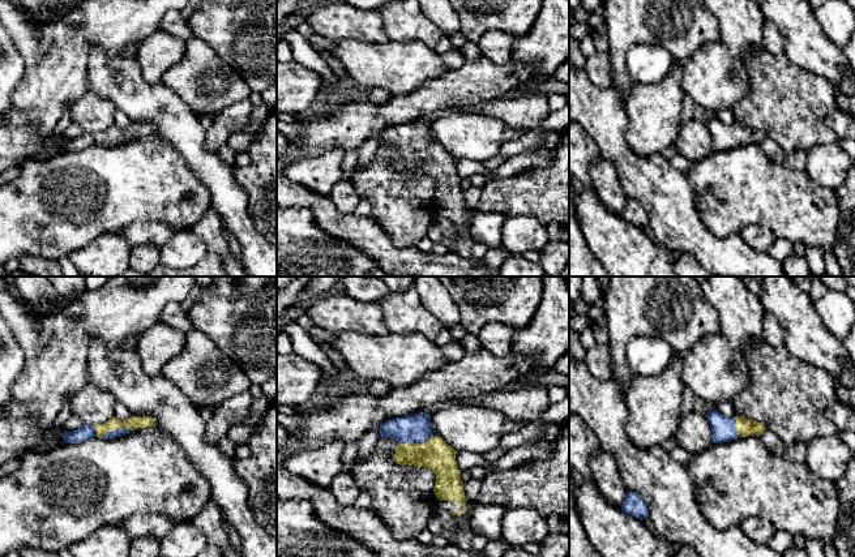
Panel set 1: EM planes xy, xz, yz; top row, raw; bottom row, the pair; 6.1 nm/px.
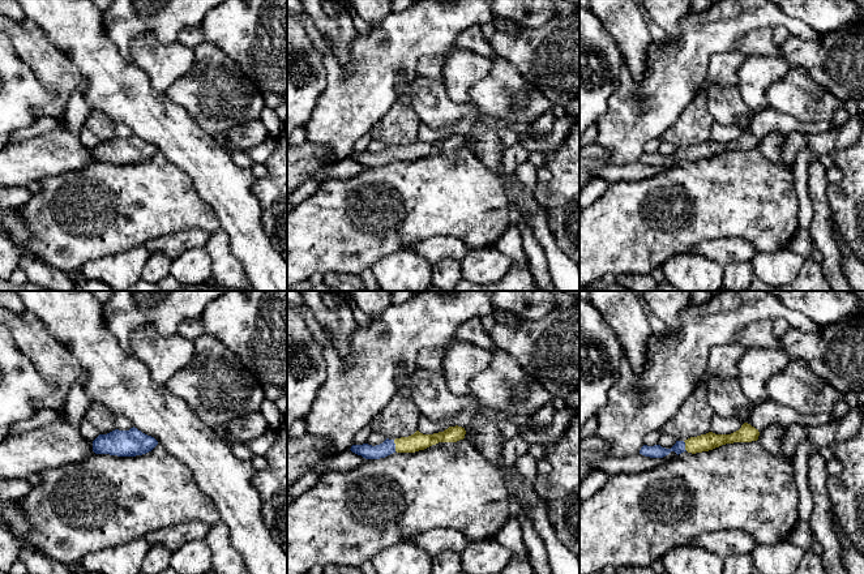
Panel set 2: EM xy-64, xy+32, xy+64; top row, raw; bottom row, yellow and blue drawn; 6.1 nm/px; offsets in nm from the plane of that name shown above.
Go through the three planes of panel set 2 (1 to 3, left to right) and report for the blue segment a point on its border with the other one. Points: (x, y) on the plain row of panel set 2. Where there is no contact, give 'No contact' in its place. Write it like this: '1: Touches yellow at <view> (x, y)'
1: No contact
2: Touches yellow at xy+32 (396, 153)
3: Touches yellow at xy+64 (685, 154)

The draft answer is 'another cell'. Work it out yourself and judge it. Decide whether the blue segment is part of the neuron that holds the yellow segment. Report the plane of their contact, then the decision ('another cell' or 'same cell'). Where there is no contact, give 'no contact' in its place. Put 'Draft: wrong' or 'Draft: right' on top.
Draft: wrong
xy | same cell

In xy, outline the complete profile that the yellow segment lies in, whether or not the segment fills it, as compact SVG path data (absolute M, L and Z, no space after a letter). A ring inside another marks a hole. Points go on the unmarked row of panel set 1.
M132 124L124 129L112 125L104 132L84 132L77 138L64 140L63 147L64 151L81 151L93 145L111 147L125 143L136 138L137 136L153 136L153 134L155 134L155 129L149 124L144 125Z

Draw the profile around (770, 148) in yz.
M765 137L760 143L762 151L771 159L779 163L788 162L788 154L773 140Z

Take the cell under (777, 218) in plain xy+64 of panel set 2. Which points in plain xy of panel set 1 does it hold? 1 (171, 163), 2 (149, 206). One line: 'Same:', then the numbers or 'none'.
Same: 1, 2

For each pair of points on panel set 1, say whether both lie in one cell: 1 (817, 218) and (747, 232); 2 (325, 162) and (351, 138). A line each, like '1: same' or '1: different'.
1: different
2: different

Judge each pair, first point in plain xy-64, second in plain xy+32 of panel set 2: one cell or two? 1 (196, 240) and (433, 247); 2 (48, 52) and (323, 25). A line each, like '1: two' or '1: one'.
1: one
2: two

